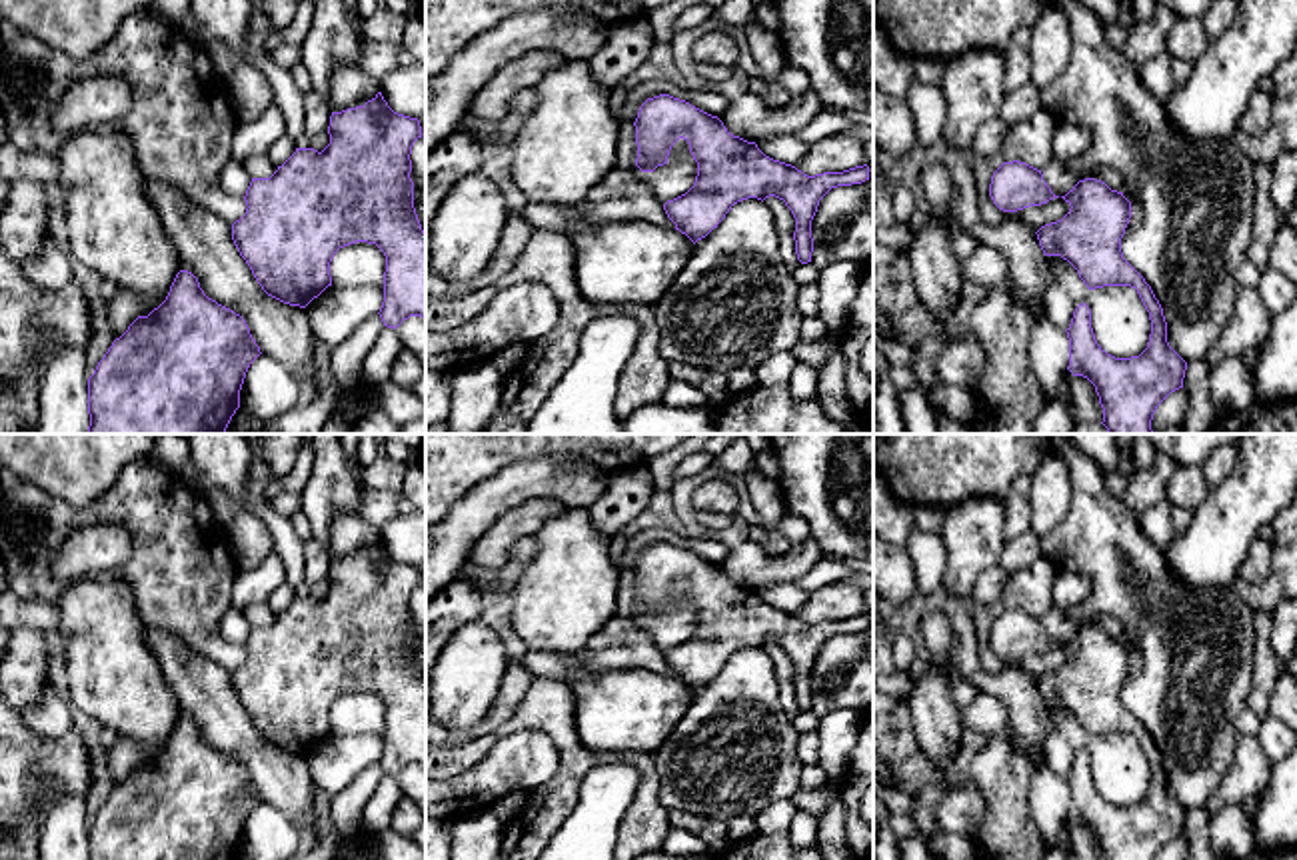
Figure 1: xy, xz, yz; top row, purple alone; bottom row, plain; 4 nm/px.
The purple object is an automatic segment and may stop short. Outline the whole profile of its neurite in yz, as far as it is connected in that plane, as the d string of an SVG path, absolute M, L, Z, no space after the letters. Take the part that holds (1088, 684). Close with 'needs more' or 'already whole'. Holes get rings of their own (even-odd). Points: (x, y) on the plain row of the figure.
M1095 626L1079 628L1061 646L1069 660L1035 680L1043 702L1067 708L1089 738L1135 736L1151 768L1147 796L1139 804L1115 806L1097 792L1091 758L1079 752L1065 778L1067 818L1095 834L1103 860L1155 860L1171 840L1183 836L1187 810L1167 790L1167 770L1151 734L1123 706L1121 686L1131 650Z; already whole

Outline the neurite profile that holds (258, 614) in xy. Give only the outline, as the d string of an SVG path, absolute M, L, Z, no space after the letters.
M256 602L244 610L250 626L270 626L278 614L268 606L268 602Z

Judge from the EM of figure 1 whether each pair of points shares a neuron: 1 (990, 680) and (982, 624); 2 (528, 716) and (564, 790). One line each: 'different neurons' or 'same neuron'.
1: different neurons
2: same neuron

